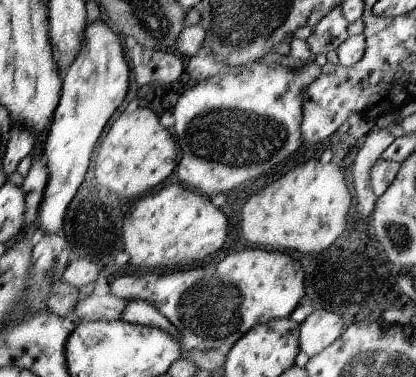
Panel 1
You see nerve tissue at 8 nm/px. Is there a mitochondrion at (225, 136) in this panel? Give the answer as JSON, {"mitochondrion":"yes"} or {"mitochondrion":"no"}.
{"mitochondrion":"yes"}

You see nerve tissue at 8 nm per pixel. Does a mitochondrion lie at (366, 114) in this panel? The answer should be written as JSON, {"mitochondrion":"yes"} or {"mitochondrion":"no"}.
{"mitochondrion":"no"}

